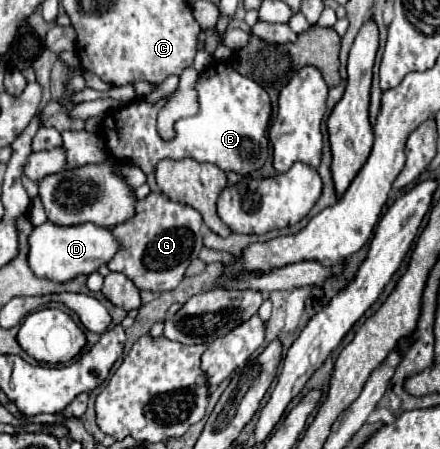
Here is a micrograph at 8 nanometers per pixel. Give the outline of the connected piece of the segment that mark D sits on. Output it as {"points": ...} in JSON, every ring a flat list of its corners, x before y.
{"points":[[46,221,32,229,28,237,28,245,30,245,30,253,28,253,30,269,38,277,46,277,56,283,64,283,76,275,94,273,100,265,106,265,118,251,118,243,112,237,112,233,104,227,96,227,94,223,64,227,64,225,54,225,52,221]]}

